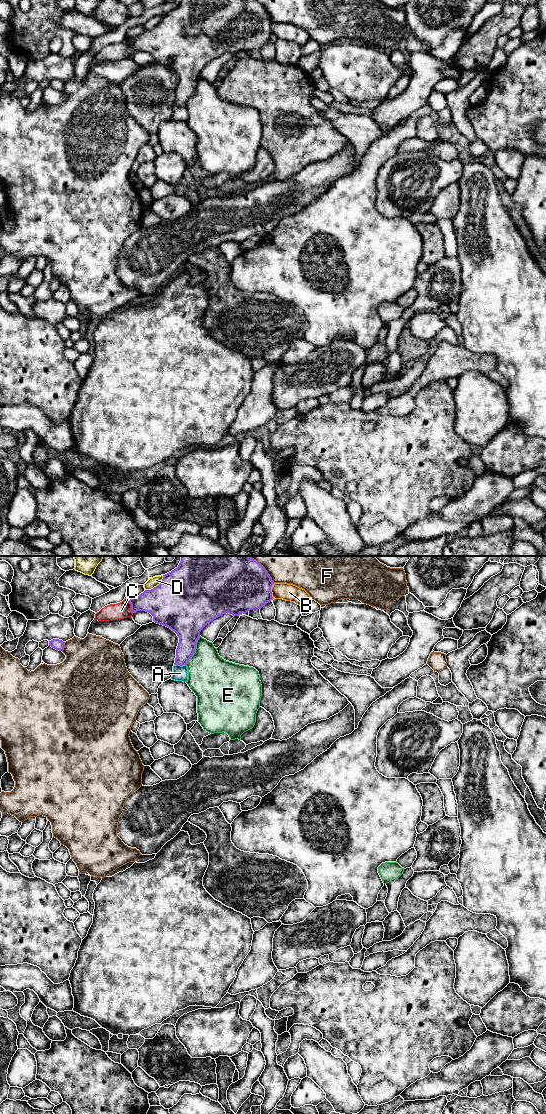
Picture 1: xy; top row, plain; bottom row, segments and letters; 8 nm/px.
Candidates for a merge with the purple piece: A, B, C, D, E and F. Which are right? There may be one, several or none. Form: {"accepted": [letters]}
{"accepted": ["A"]}

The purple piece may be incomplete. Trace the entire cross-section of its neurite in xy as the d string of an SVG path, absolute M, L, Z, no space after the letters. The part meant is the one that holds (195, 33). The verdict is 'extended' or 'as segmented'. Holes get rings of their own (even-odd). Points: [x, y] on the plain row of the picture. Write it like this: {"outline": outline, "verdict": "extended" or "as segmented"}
{"outline": "M181 0L177 8L163 15L159 25L151 30L145 30L137 37L129 38L129 43L132 53L146 51L153 56L155 63L166 66L177 74L179 83L171 119L187 122L186 104L195 93L201 70L223 54L239 56L241 53L246 54L253 49L261 49L273 39L271 32L273 24L267 11L256 0Z", "verdict": "extended"}

